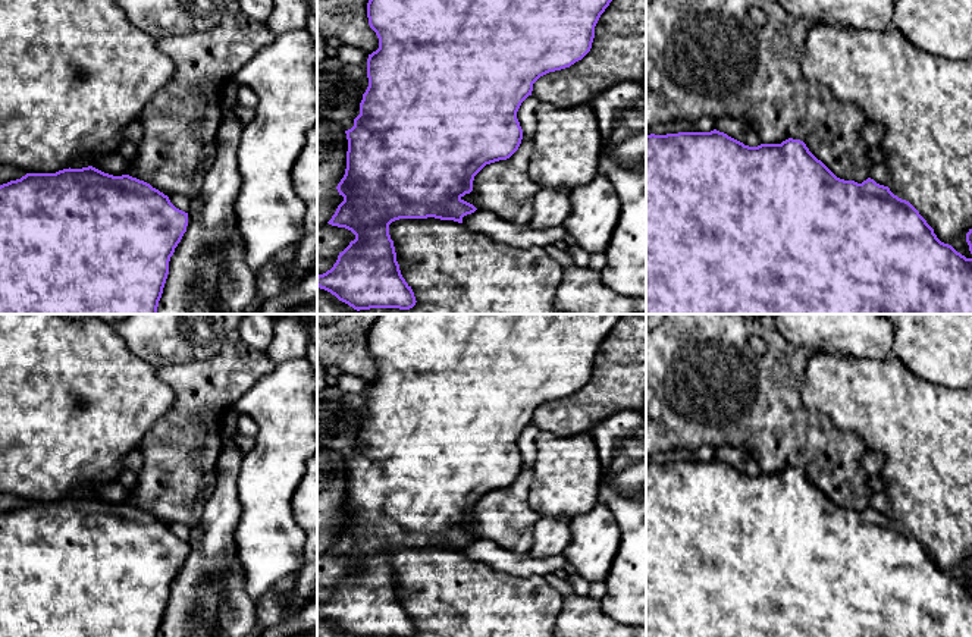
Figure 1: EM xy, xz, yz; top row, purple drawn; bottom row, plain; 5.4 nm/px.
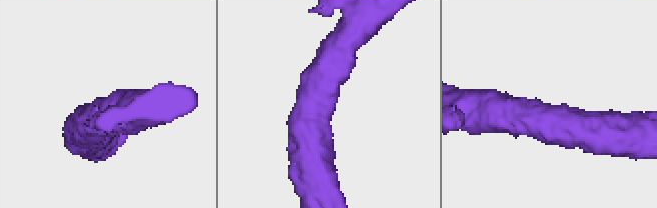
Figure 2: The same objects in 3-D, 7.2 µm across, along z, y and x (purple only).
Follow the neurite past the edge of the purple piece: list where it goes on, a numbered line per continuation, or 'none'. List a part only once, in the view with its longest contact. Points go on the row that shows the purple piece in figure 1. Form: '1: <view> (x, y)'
none

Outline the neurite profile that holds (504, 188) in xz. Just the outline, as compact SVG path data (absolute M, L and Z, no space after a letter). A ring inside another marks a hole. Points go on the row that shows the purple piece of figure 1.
M521 139L518 150L507 160L486 164L473 181L473 191L461 200L499 219L527 225L533 200L540 185L529 176L533 141Z

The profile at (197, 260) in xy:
M235 106L222 107L222 113L216 136L216 160L208 169L200 192L191 200L186 232L170 257L157 314L225 314L219 301L219 282L225 276L220 247L239 236L235 200L242 179L236 151L244 125L235 114Z

